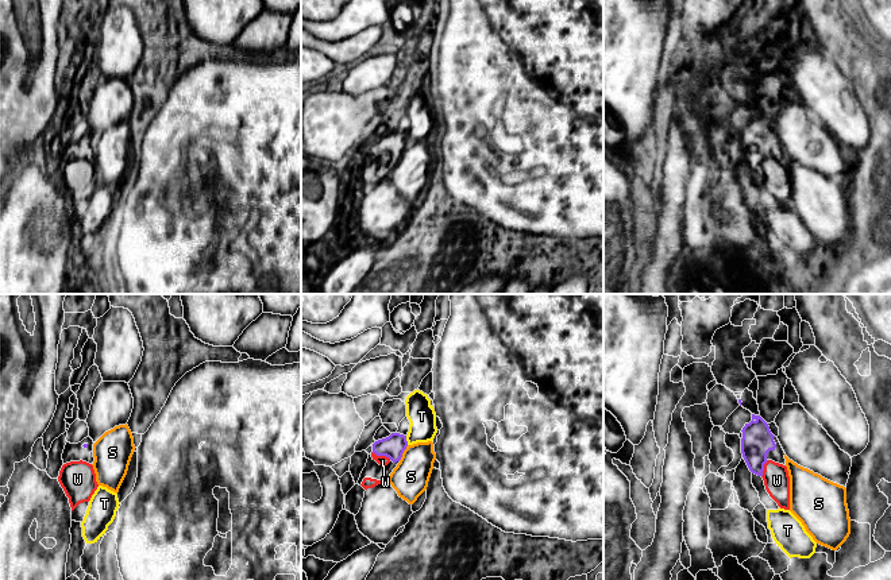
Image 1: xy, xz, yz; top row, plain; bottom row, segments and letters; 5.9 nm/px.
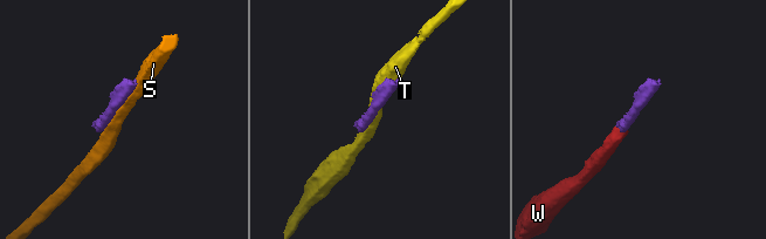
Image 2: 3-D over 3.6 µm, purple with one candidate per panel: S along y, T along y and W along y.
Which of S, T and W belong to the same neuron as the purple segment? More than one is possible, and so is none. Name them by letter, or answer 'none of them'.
W

